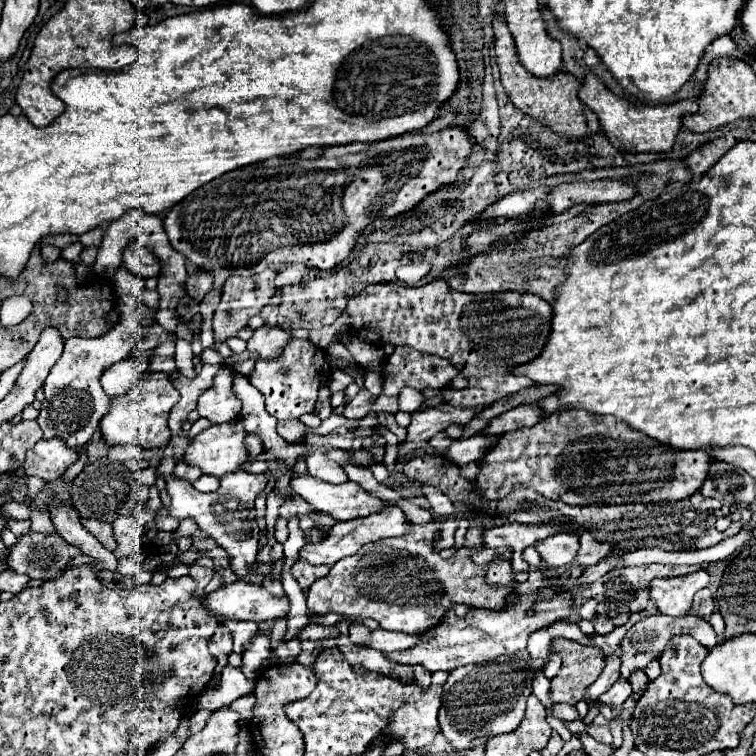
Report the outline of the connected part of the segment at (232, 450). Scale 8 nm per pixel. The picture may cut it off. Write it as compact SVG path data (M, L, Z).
M238 420L212 424L188 442L182 460L190 466L198 466L204 474L224 476L248 460L248 450L242 444L244 436L246 430Z

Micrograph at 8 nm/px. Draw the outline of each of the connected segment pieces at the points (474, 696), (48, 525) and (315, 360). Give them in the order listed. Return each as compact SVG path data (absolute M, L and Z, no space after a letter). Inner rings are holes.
M498 656L486 664L460 666L450 672L444 684L442 706L438 712L440 730L458 752L486 744L488 738L510 732L520 724L528 694L532 694L532 670L524 660Z
M30 508L30 510L32 510L30 518L32 518L32 530L34 532L40 532L40 534L56 534L54 524L52 524L50 516L44 510L36 510L36 508Z
M290 340L280 358L256 360L254 372L248 376L248 380L264 394L266 410L278 420L288 420L288 418L300 418L302 414L314 410L316 394L320 386L328 382L328 376L330 376L330 364L322 350L312 346L308 340Z

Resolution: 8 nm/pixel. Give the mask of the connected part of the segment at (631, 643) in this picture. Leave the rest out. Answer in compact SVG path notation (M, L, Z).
M654 614L654 616L646 616L642 620L638 620L634 626L628 628L626 636L622 638L620 642L620 648L622 648L622 654L620 654L620 676L622 678L628 678L630 674L634 674L636 670L644 670L652 660L660 658L668 640L674 636L674 634L690 634L694 636L702 646L706 646L708 650L714 648L718 644L718 636L714 632L714 628L710 626L710 622L706 622L704 618L700 616L692 616L692 614L686 614L686 616L680 616L680 618L674 618L674 616L664 616L664 614Z

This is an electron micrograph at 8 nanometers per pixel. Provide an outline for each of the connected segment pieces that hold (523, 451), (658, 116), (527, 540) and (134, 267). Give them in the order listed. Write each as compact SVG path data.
M568 410L544 416L530 428L518 428L498 436L496 444L478 460L480 470L472 492L484 500L500 500L512 490L524 486L546 498L562 500L572 506L682 500L700 490L708 476L708 468L714 462L716 460L712 458L710 450L672 450L670 446L652 442L652 438L644 438L644 434L636 434L636 430L628 430L628 426L624 426L624 422L616 422L616 418L600 418L596 414Z
M588 74L582 88L580 88L580 100L592 108L600 120L602 130L606 132L608 140L612 146L620 152L630 152L630 154L642 154L642 152L670 152L684 114L696 114L698 104L694 100L680 100L668 106L636 106L630 104L628 100L618 98L612 94L596 76Z
M502 524L484 530L482 534L482 548L502 548L502 546L512 546L513 563L515 571L529 570L529 565L522 557L522 550L526 546L532 546L540 538L546 538L546 534L556 534L558 530L554 526L546 524Z
M132 242L124 250L124 266L140 278L156 278L162 272L162 262L142 244Z

